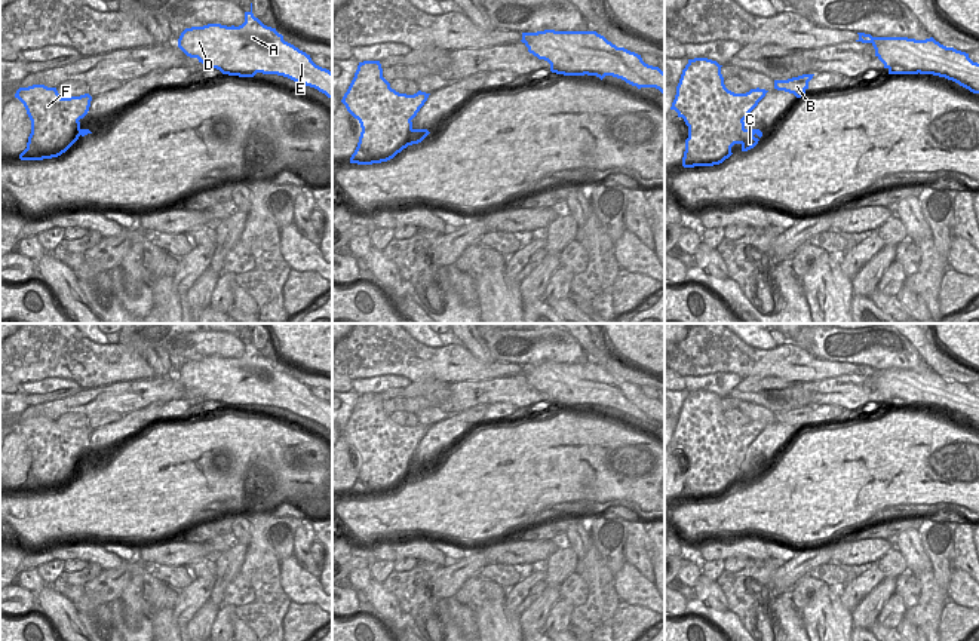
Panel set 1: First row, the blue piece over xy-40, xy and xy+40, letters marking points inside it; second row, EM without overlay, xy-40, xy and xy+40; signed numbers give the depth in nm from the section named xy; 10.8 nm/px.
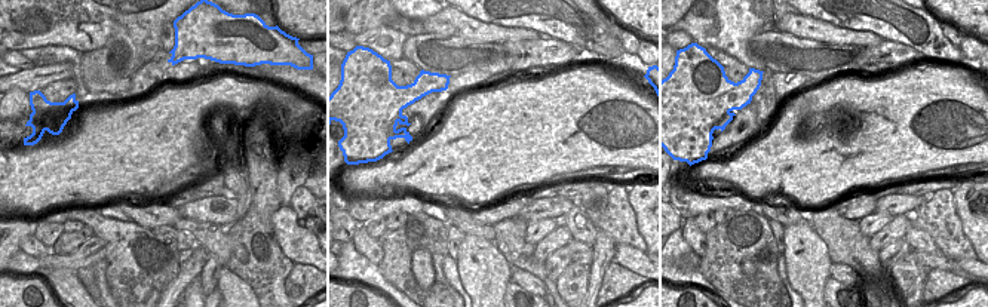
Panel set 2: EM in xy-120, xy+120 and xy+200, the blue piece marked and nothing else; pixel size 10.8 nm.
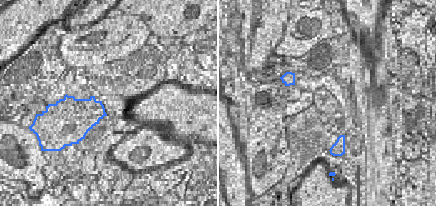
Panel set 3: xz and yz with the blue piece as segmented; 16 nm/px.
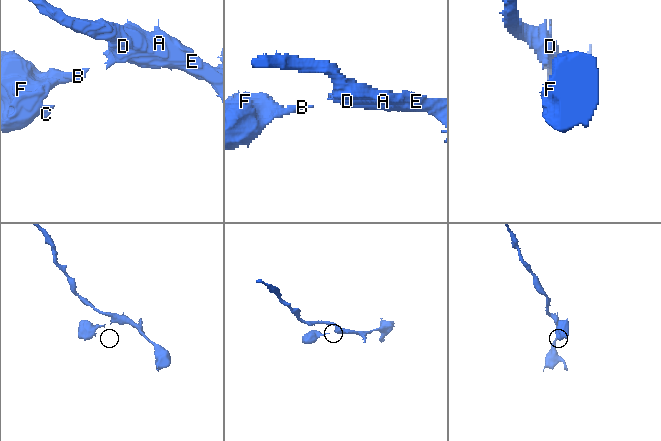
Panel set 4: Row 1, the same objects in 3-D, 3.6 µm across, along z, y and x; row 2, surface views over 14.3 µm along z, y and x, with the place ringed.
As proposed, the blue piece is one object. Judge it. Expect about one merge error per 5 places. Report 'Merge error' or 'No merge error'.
No merge error.

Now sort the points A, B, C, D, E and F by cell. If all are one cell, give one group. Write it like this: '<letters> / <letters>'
A B C D E F

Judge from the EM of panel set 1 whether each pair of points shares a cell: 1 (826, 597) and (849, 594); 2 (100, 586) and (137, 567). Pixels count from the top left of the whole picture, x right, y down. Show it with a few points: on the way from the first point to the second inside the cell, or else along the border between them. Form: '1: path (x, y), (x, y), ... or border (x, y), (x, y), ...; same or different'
1: border (838, 591), (840, 601), (850, 612); different
2: path (109, 585), (128, 570); same

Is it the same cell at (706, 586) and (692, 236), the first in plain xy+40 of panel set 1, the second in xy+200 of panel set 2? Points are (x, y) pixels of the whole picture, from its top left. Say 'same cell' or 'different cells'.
same cell

